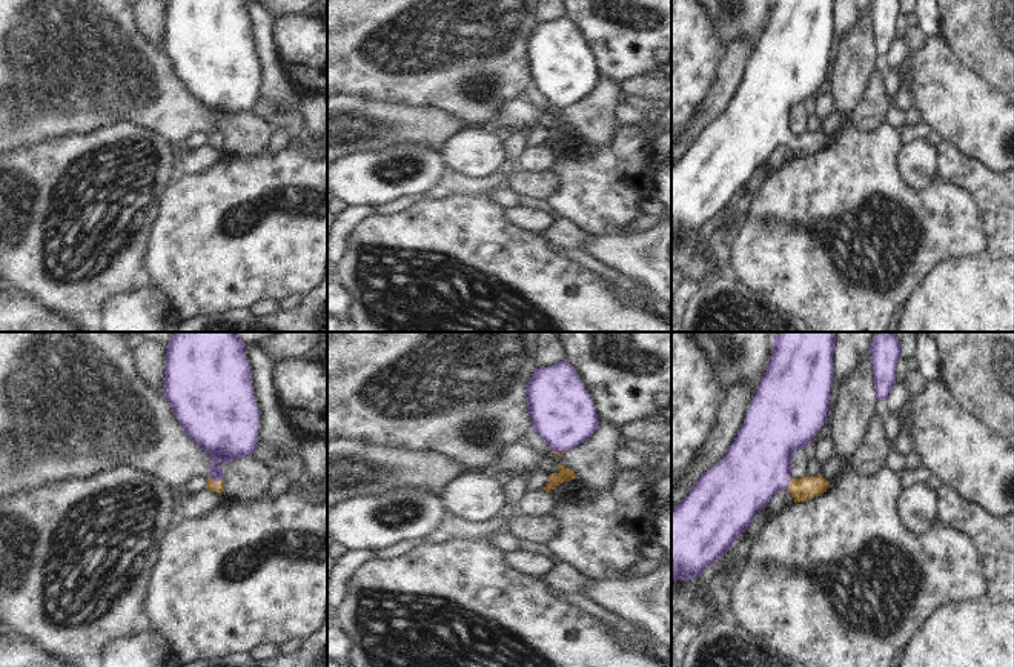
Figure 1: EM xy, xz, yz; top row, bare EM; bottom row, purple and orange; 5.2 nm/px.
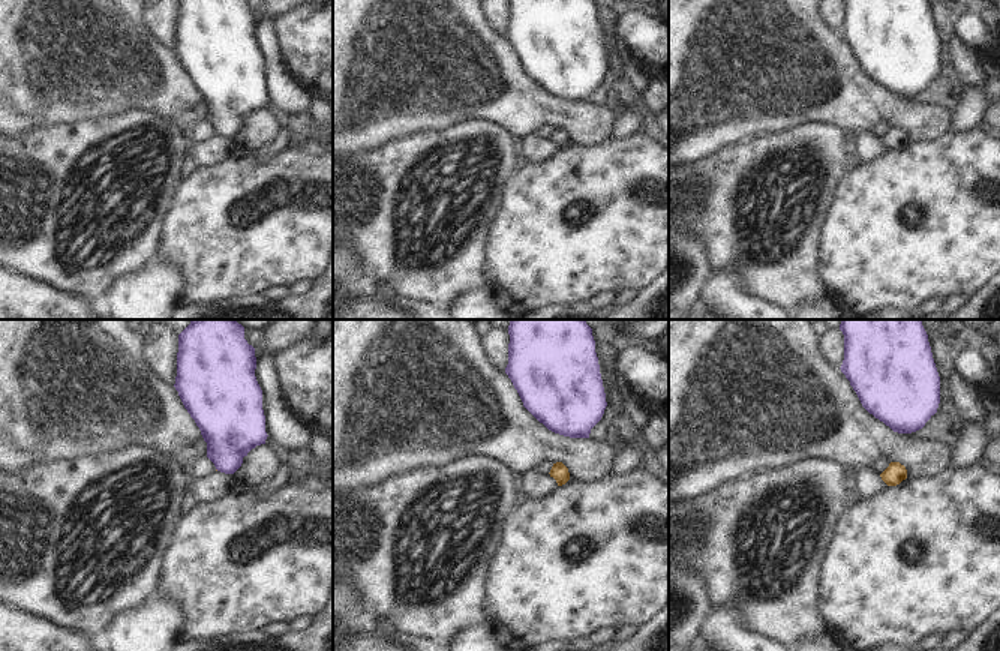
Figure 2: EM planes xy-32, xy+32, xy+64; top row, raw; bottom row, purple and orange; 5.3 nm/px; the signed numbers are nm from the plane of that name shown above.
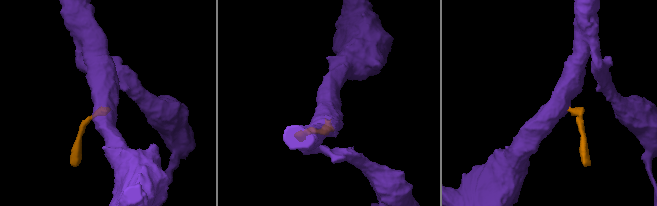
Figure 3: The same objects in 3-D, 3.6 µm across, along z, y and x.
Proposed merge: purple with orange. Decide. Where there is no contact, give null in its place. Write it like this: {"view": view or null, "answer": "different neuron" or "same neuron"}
{"view": "xy", "answer": "same neuron"}

